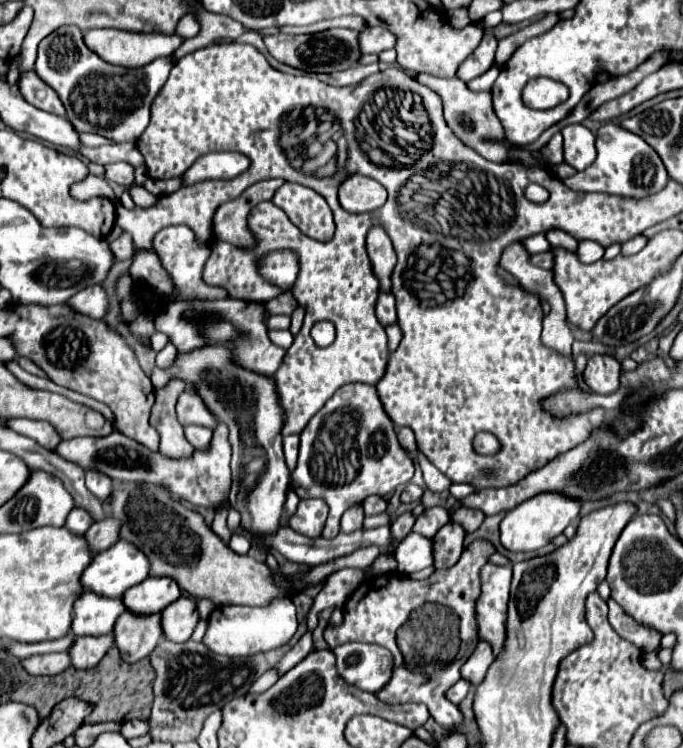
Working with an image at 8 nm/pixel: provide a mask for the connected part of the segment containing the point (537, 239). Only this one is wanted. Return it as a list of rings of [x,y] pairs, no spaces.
[[[542,233],[526,237],[526,239],[522,241],[522,245],[524,245],[524,249],[526,249],[528,253],[542,253],[542,251],[548,251],[548,249],[550,249],[550,243],[548,243],[546,239],[542,239]]]

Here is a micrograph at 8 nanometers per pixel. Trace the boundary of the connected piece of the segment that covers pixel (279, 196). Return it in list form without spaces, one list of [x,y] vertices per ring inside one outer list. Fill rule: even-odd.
[[[284,183],[274,193],[272,203],[278,205],[290,217],[290,221],[306,235],[318,241],[328,241],[334,235],[332,211],[326,199],[310,187],[298,183]],[[310,227],[312,233],[308,233]]]

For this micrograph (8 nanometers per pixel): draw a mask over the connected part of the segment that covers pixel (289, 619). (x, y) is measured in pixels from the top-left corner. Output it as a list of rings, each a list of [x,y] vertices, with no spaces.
[[[276,597],[266,607],[216,607],[208,619],[208,631],[202,643],[216,655],[250,657],[286,645],[298,629],[296,607],[290,597]]]

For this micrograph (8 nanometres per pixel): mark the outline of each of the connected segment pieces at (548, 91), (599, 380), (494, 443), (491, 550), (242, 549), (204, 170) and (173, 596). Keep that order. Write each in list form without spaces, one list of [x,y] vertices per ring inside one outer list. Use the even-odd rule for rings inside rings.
[[[546,77],[530,79],[522,93],[524,103],[538,110],[555,107],[565,101],[568,96],[569,91],[564,84]]]
[[[594,355],[588,359],[584,381],[592,393],[612,395],[620,389],[620,363],[608,355]]]
[[[480,431],[474,437],[474,451],[480,455],[494,455],[496,451],[500,451],[500,441],[496,439],[496,435],[488,433],[488,431]]]
[[[476,539],[472,541],[460,561],[446,569],[436,571],[424,581],[414,581],[408,575],[392,573],[392,575],[376,575],[370,579],[364,579],[358,589],[348,597],[344,605],[344,619],[340,625],[328,625],[324,631],[324,639],[330,649],[350,643],[350,641],[364,641],[364,643],[376,643],[386,647],[394,657],[394,671],[390,681],[376,691],[376,697],[388,705],[398,703],[424,703],[434,717],[438,725],[442,725],[446,731],[456,731],[462,723],[462,711],[458,705],[450,703],[446,699],[446,691],[460,679],[460,669],[468,661],[468,657],[474,653],[478,645],[478,623],[476,623],[476,601],[480,597],[480,571],[488,563],[490,555],[496,553],[496,547],[488,539]],[[410,619],[410,645],[398,643],[398,629]]]
[[[232,535],[230,537],[230,549],[232,551],[236,551],[238,555],[244,555],[244,553],[248,553],[248,549],[252,547],[252,543],[246,538],[241,535]]]
[[[210,153],[202,155],[186,173],[184,185],[206,179],[230,179],[244,173],[250,167],[250,159],[242,153]]]
[[[148,577],[142,583],[130,587],[124,593],[122,603],[126,611],[134,615],[154,615],[160,613],[172,601],[176,601],[180,595],[180,587],[172,579]]]

